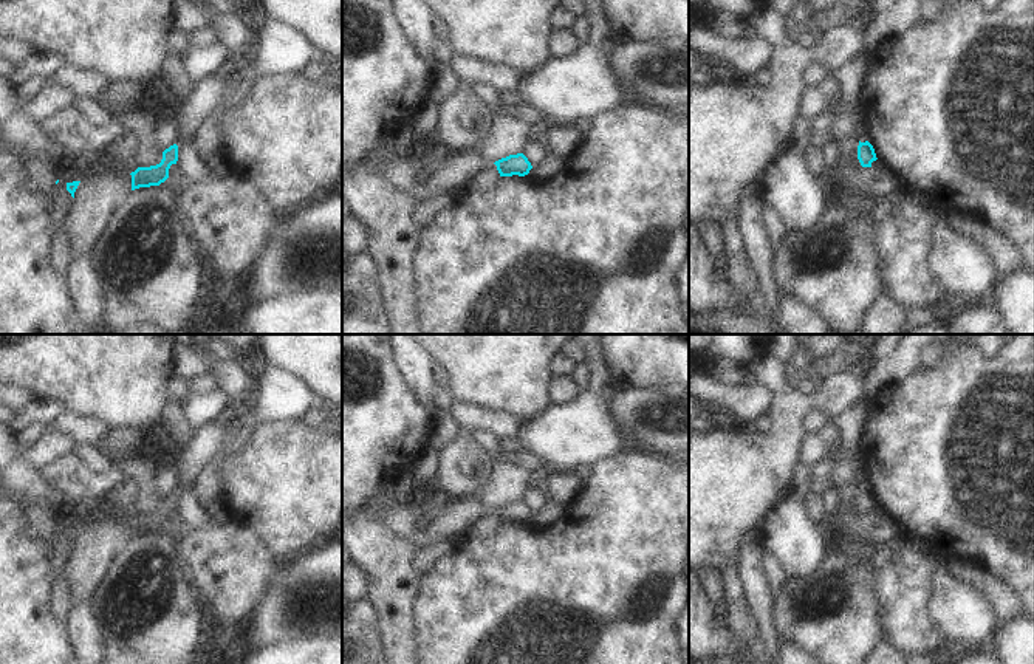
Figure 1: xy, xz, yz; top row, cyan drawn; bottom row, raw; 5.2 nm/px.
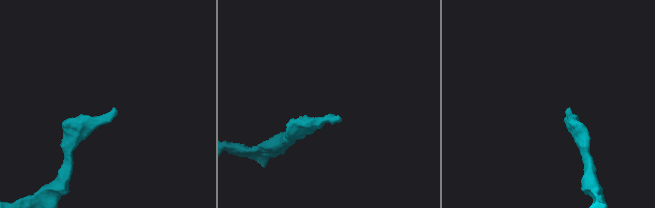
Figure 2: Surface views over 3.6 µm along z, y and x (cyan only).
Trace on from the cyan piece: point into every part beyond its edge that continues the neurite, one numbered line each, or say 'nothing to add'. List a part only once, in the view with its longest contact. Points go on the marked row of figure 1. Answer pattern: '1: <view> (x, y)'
nothing to add

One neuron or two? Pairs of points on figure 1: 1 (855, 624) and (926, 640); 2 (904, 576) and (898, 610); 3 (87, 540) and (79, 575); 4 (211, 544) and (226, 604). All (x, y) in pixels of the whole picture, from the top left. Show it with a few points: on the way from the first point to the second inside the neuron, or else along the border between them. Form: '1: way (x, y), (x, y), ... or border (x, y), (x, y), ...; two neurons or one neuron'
1: border (875, 595), (884, 640); two neurons
2: way (903, 584), (903, 602); one neuron
3: way (87, 548), (85, 567); one neuron
4: way (222, 559), (226, 564), (226, 588); one neuron

